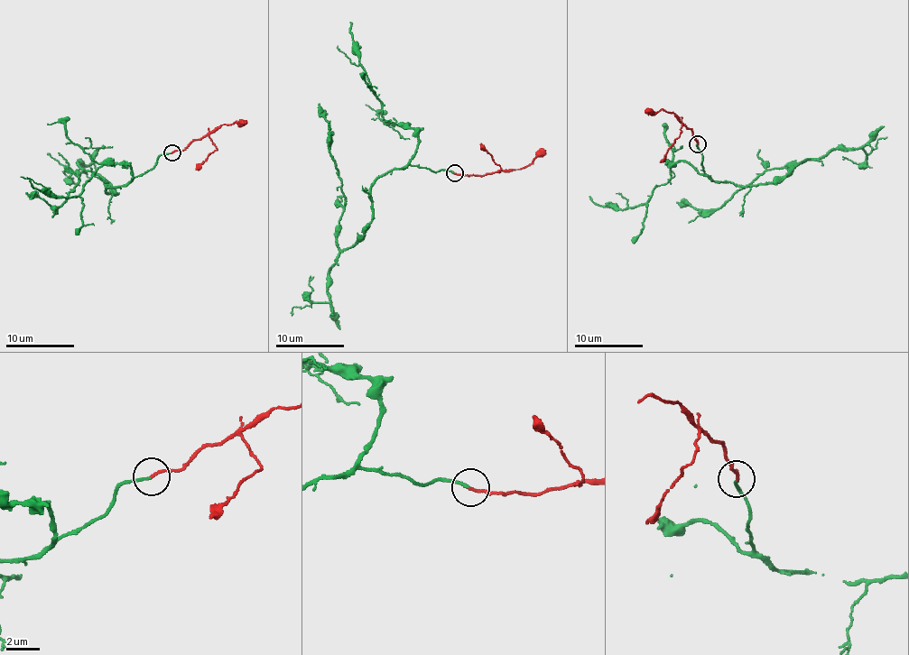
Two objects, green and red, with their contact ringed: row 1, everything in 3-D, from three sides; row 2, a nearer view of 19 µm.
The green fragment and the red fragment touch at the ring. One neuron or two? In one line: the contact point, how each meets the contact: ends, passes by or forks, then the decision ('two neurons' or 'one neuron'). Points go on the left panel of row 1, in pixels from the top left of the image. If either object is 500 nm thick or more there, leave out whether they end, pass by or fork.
at (171, 152); green ends there; red ends there; one neuron

